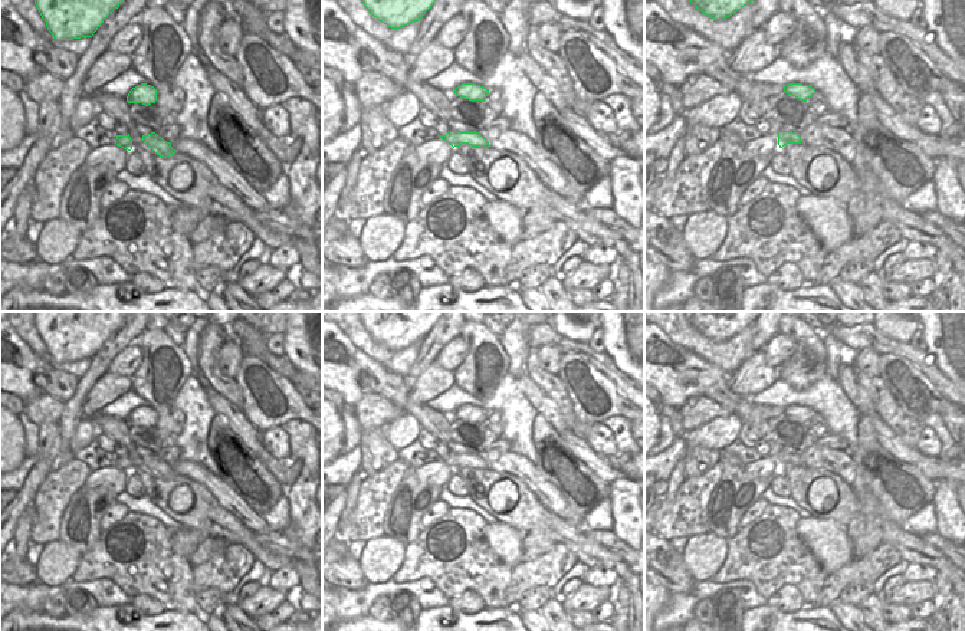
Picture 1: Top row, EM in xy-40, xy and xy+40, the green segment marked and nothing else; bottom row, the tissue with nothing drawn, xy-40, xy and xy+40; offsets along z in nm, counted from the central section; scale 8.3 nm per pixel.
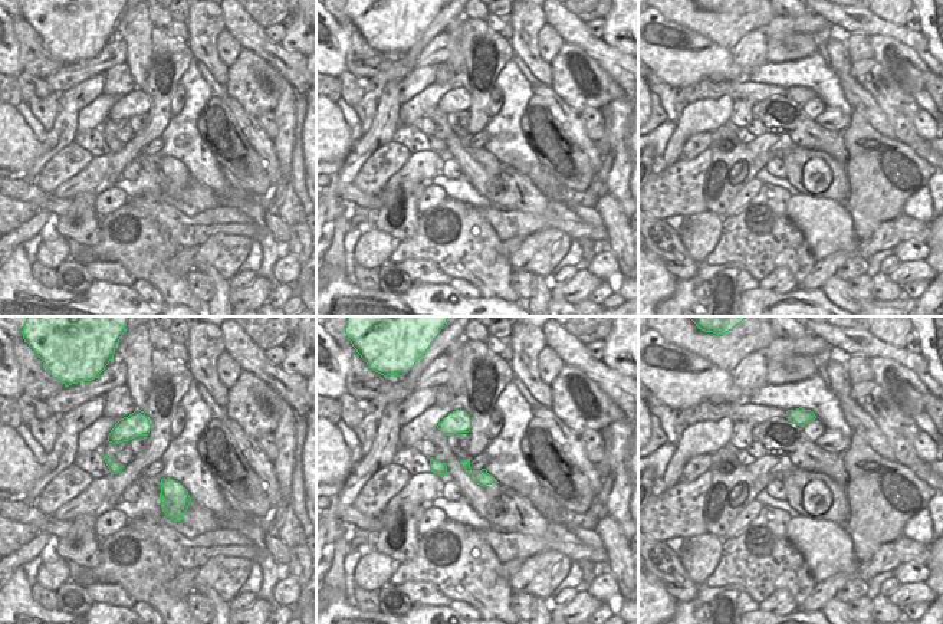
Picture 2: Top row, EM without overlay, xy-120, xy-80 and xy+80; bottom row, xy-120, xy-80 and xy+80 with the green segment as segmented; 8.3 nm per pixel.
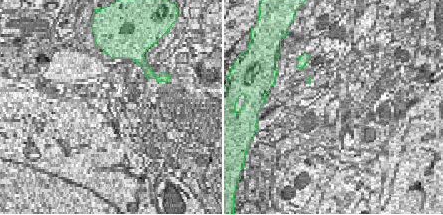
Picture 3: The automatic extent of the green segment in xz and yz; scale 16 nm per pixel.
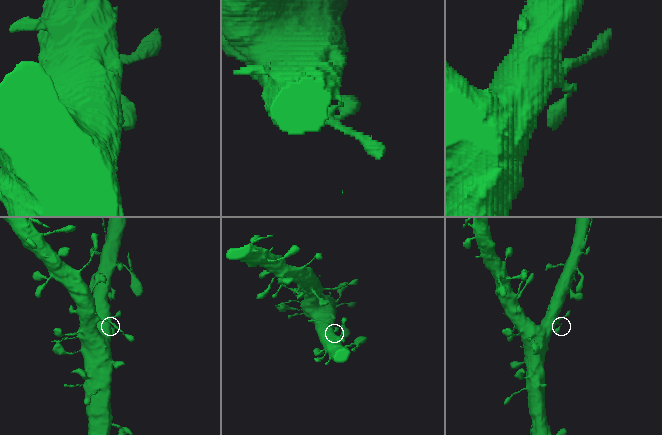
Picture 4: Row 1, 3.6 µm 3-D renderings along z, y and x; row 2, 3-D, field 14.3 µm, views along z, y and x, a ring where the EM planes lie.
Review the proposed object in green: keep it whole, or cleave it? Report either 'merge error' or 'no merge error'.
no merge error

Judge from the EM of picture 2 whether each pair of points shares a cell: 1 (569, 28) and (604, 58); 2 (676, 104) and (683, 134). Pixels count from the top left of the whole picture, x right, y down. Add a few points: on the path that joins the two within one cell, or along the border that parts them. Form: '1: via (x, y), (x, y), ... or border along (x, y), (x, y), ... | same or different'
1: via (578, 35), (595, 49) | same
2: border along (686, 105), (674, 121) | different

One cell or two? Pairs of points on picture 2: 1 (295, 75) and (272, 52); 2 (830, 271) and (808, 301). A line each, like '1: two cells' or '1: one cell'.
1: one cell
2: two cells

